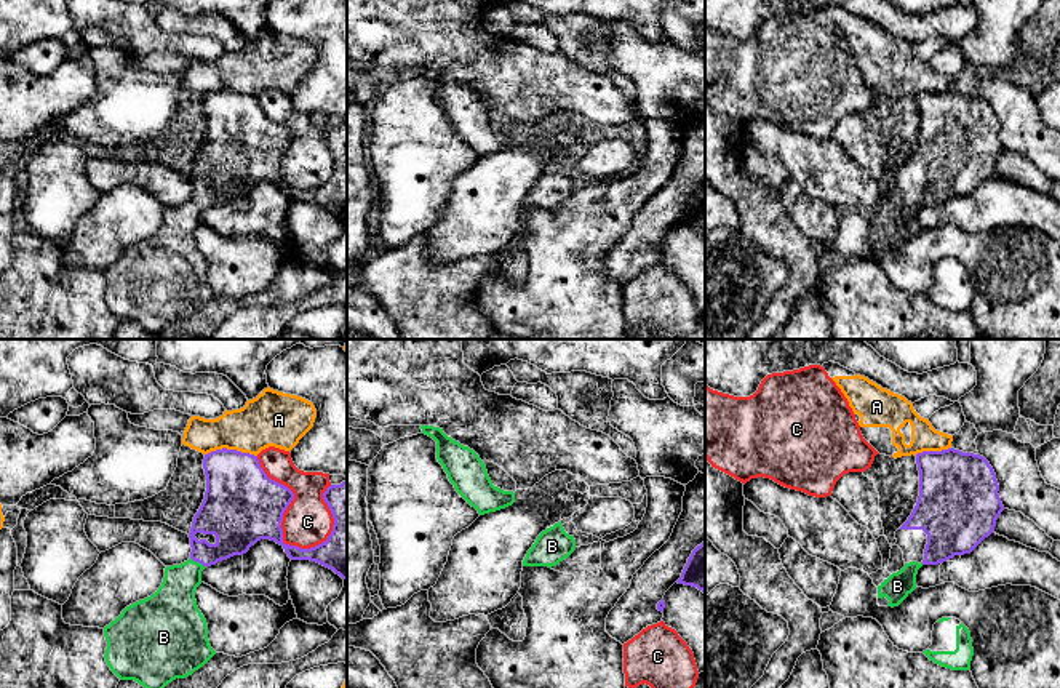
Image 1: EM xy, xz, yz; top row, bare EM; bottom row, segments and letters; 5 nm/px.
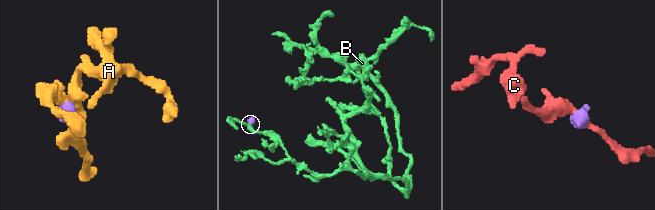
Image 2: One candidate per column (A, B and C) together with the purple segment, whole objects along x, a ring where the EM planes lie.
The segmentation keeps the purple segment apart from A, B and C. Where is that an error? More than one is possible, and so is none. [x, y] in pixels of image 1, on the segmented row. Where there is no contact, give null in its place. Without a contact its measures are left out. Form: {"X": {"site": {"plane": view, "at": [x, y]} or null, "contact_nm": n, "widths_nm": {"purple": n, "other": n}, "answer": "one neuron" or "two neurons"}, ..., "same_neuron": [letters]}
{"A": {"site": {"plane": "xy", "at": [231, 450]}, "contact_nm": 260, "widths_nm": {"purple": 360, "other": 260}, "answer": "two neurons"}, "B": {"site": {"plane": "xy", "at": [199, 562]}, "contact_nm": 90, "widths_nm": {"purple": 220, "other": 220}, "answer": "one neuron"}, "C": {"site": {"plane": "xy", "at": [282, 516]}, "contact_nm": 550, "widths_nm": {"purple": 380, "other": 260}, "answer": "two neurons"}, "same_neuron": ["B"]}

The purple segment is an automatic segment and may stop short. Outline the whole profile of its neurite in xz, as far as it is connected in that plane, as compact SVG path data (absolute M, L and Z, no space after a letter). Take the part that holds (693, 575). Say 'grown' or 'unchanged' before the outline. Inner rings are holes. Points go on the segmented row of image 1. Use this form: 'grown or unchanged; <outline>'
unchanged; M705 541L692 550L676 582L697 587L705 594Z

